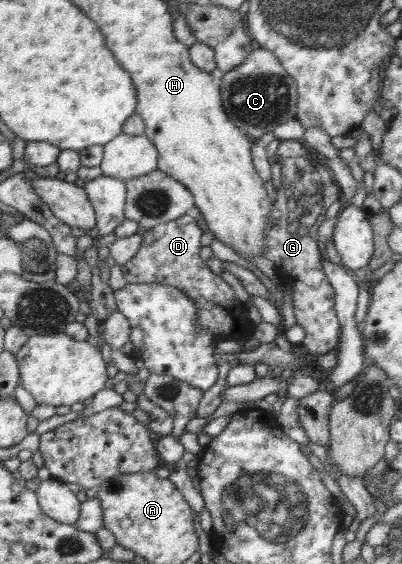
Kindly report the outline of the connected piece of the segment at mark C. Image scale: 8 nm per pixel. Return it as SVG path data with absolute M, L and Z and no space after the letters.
M257 47L235 71L225 73L217 82L227 117L253 140L274 132L280 124L296 119L298 112L297 84L271 51Z

